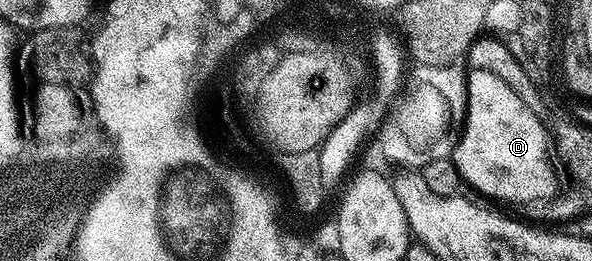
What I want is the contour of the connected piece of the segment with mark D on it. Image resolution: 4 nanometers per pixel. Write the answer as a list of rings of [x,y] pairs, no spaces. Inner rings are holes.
[[[475,69],[468,74],[463,128],[461,142],[456,142],[451,154],[462,182],[493,201],[551,201],[558,196],[557,173],[549,162],[551,137],[546,122],[539,120],[531,107],[491,71]]]

